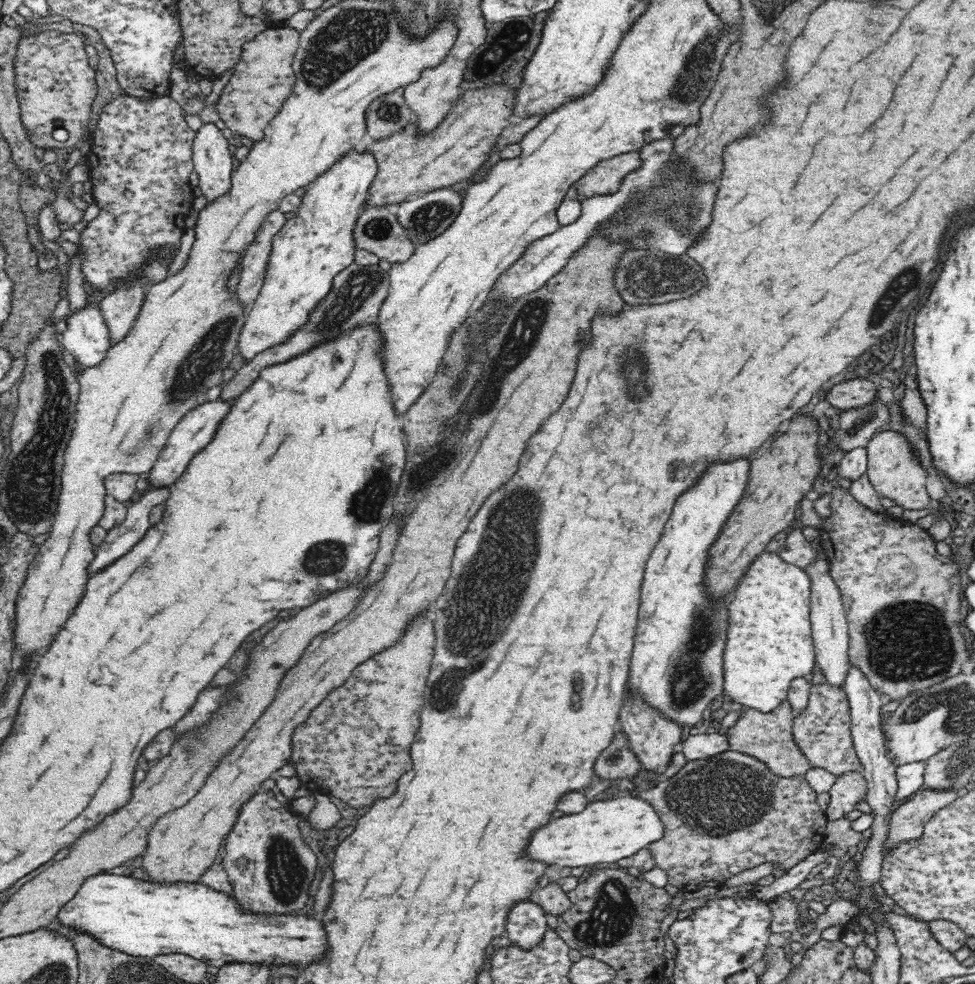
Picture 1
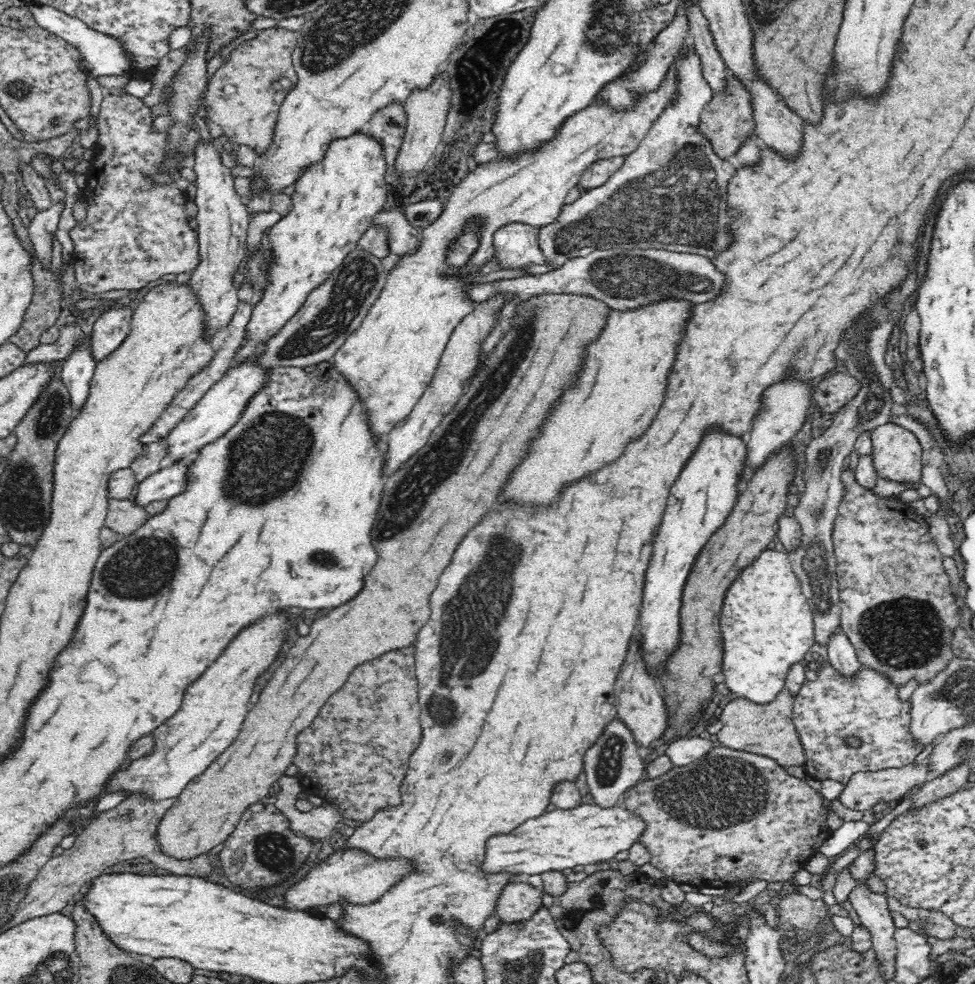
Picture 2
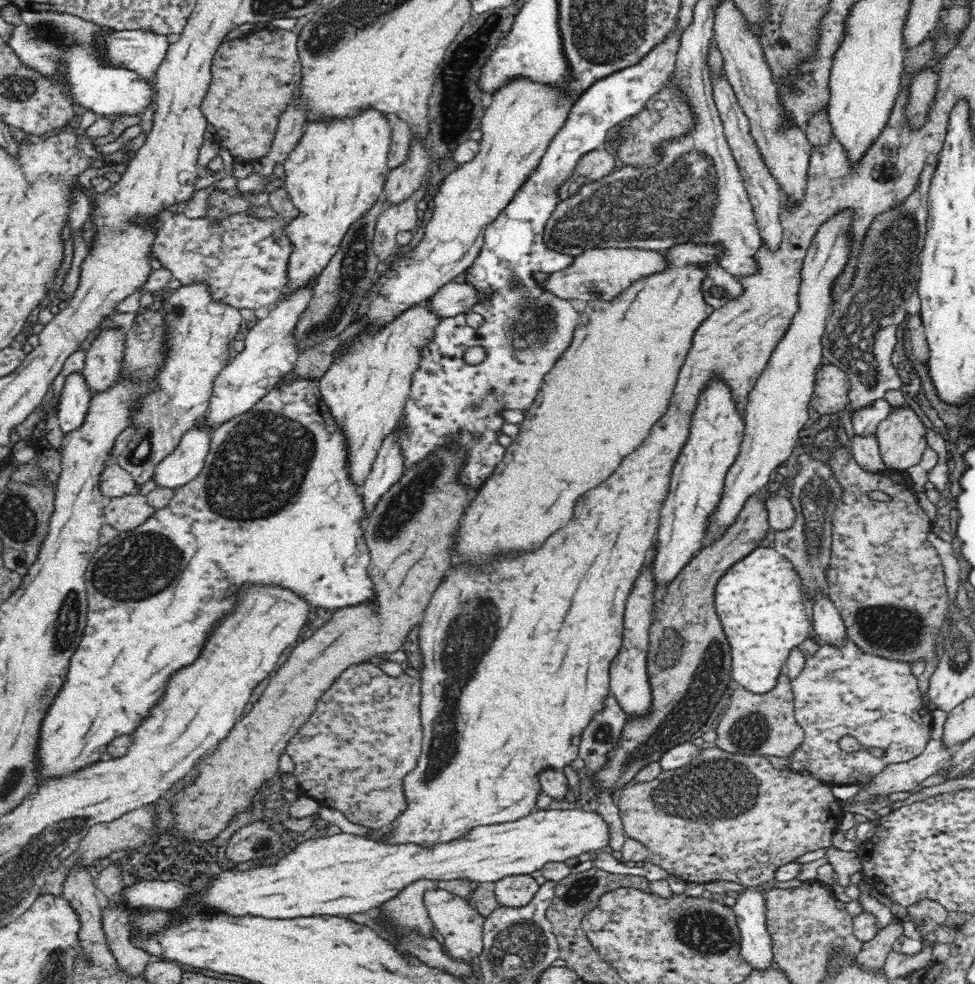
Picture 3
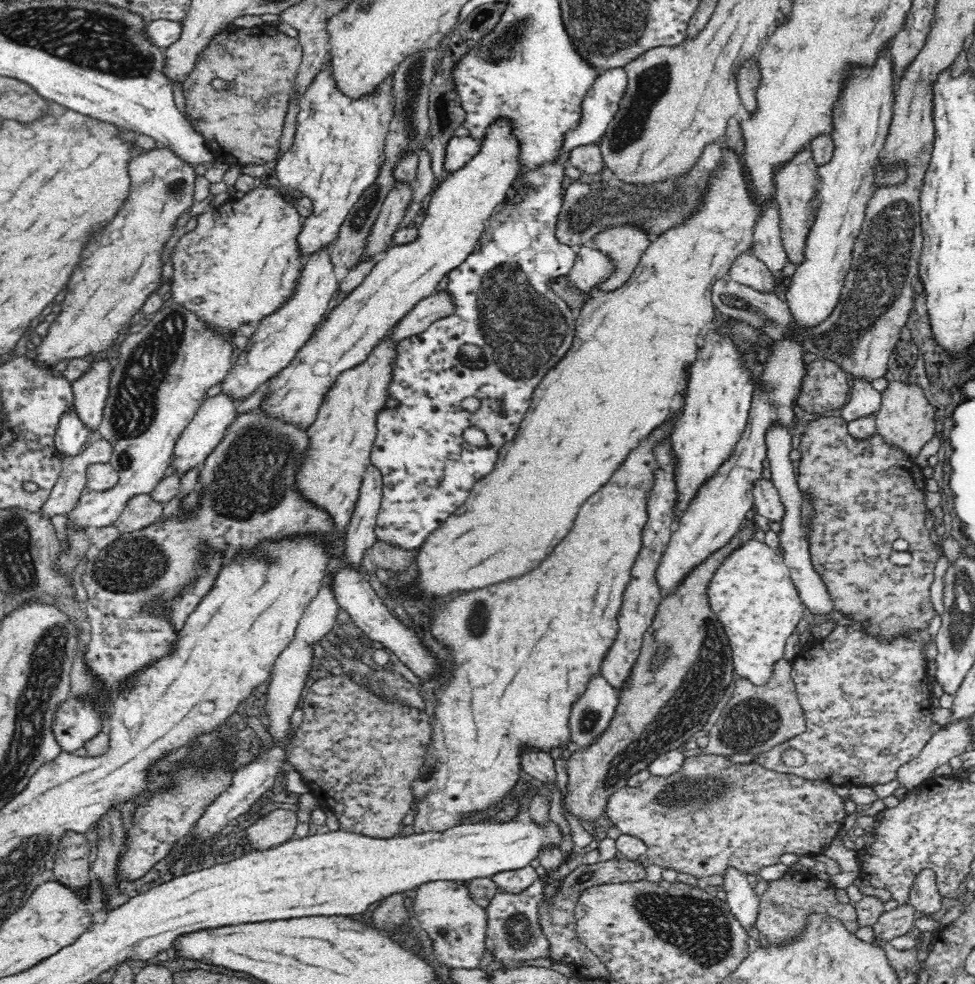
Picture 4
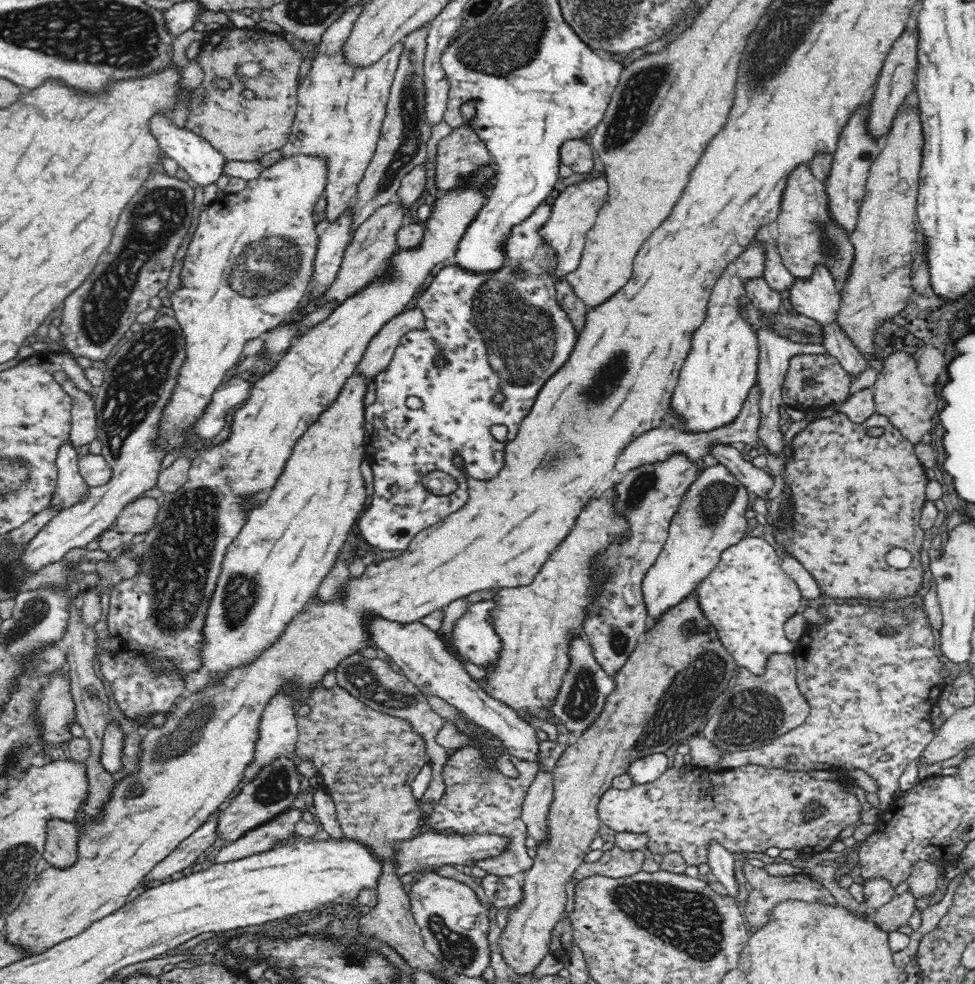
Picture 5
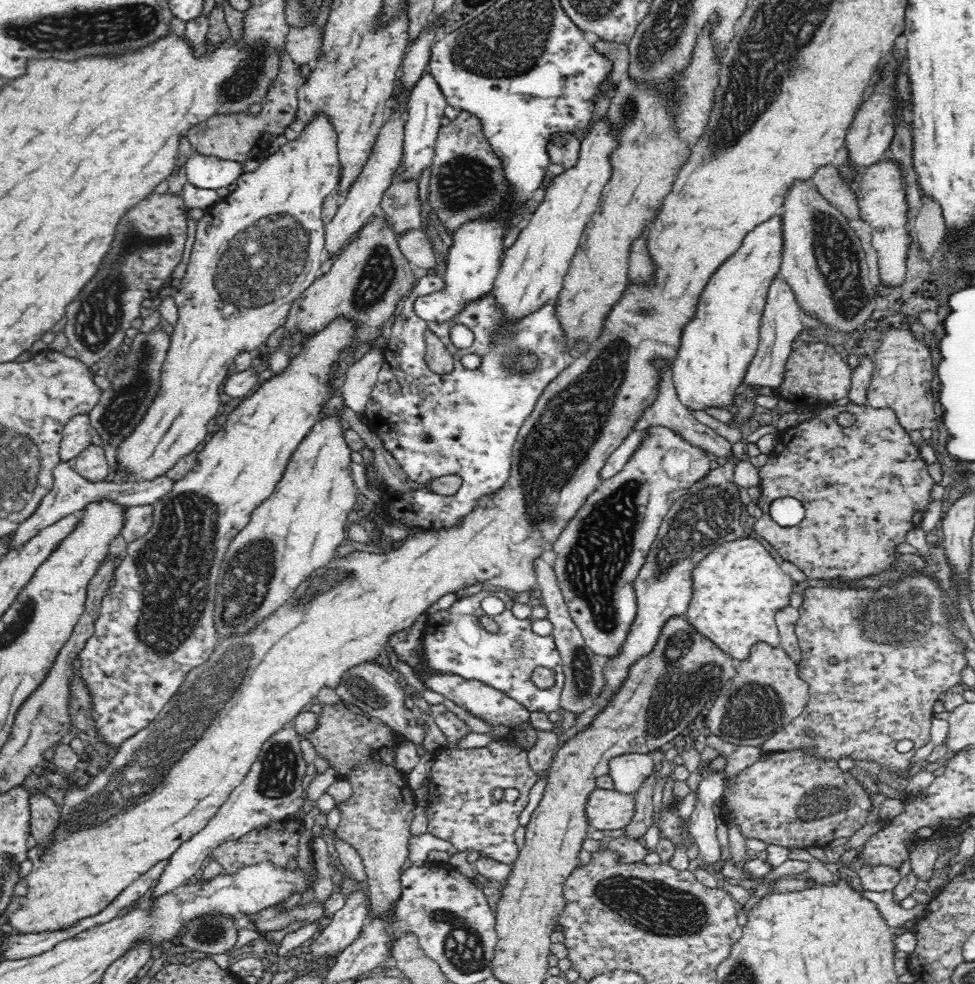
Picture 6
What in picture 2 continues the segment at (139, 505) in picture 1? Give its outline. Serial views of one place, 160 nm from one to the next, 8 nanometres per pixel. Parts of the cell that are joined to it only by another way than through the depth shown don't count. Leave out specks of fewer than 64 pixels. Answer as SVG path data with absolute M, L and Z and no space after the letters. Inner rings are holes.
M174 460L171 465L162 467L158 472L147 476L137 484L138 493L135 503L145 507L152 500L169 500L184 492L189 466L184 460Z

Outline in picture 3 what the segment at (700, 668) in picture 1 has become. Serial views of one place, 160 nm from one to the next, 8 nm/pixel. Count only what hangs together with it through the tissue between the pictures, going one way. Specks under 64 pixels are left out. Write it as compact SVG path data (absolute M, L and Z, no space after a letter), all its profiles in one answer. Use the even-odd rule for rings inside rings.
M712 380L702 390L702 394L698 398L698 408L694 410L694 416L690 422L692 424L690 424L688 440L686 440L686 444L684 444L684 448L682 448L682 452L680 452L680 456L672 468L670 494L662 506L662 512L660 512L662 524L658 526L656 532L655 548L657 553L653 560L653 573L657 584L660 586L666 586L668 582L672 582L674 576L678 576L678 572L699 552L700 546L704 546L704 542L706 542L706 520L716 510L716 506L722 498L724 478L730 465L734 462L734 458L738 456L745 429L742 410L738 410L737 405L734 404L730 388L722 380Z

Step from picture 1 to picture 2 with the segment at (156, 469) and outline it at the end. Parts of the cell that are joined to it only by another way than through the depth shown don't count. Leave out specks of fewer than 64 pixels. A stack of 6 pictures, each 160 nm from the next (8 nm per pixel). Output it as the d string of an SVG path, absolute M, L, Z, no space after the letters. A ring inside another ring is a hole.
M266 341L256 343L256 350L251 356L238 362L235 360L196 407L189 410L189 413L170 431L165 440L169 444L168 454L174 460L184 460L192 452L200 450L206 444L226 434L236 424L246 406L250 404L250 400L266 386L271 368L266 368L259 363L259 358L265 353L266 343Z

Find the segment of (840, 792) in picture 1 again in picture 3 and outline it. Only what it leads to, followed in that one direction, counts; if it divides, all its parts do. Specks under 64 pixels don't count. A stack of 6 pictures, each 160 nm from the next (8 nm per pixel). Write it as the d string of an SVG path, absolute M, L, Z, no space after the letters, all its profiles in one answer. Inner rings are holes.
M942 738L930 739L926 749L918 757L907 762L900 762L899 764L888 764L886 769L876 776L869 784L866 784L866 790L860 792L853 798L854 806L844 806L842 802L843 811L845 813L854 813L854 815L862 815L871 807L866 802L874 796L886 796L896 792L909 792L918 787L929 776L936 774L937 770L947 768L953 758L954 749L946 745Z

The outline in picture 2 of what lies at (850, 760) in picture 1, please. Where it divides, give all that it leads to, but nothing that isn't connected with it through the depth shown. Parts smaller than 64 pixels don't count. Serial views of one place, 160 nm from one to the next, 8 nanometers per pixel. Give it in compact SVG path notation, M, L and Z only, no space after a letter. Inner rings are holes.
M828 660L820 661L816 680L804 680L798 692L793 695L793 721L804 748L806 763L803 765L807 776L824 781L834 780L848 784L850 778L858 772L882 771L886 768L899 768L913 764L922 754L922 742L916 742L909 731L911 723L911 698L902 701L898 696L900 684L894 684L889 676L880 674L866 664L861 664L858 674L846 676L836 670ZM846 736L858 736L862 746L858 749L847 749L843 744Z

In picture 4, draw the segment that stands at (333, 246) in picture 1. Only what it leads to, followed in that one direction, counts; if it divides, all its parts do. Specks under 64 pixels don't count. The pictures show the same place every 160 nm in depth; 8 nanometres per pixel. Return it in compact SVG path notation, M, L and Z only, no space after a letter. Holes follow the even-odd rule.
M326 61L320 72L316 72L312 83L301 93L294 140L288 149L276 158L275 173L280 185L287 190L303 192L313 204L313 213L303 220L303 227L298 235L298 244L304 256L316 252L322 246L332 244L354 203L358 202L366 188L374 184L379 166L384 164L384 142L394 112L392 72L376 86L374 92L350 98L337 87L331 65L331 62Z

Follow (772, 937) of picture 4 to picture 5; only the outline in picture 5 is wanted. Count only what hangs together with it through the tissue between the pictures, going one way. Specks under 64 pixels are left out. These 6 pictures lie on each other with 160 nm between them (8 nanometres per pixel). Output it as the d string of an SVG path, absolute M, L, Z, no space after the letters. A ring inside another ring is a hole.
M748 862L743 864L742 871L747 883L752 887L744 904L743 916L748 925L756 926L756 928L760 928L764 925L764 922L770 920L770 910L780 900L807 900L808 902L823 902L824 904L837 903L830 891L822 884L812 880L807 874L800 873L784 877L771 876L766 872L766 869L754 867Z

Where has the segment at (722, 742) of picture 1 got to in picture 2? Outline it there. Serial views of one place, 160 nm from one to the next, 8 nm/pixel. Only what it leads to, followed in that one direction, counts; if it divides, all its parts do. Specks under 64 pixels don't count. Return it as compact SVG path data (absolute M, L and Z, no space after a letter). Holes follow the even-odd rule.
M688 736L672 741L666 749L665 756L674 767L687 766L703 758L712 749L714 746L712 746L710 739Z

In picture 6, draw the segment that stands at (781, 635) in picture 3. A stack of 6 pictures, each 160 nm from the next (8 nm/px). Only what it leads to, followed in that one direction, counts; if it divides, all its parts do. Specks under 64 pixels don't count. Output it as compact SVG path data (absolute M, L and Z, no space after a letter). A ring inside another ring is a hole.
M747 537L725 542L707 554L691 572L692 602L684 616L700 634L710 638L716 646L727 652L735 662L750 656L754 642L762 640L770 646L779 646L781 638L774 622L774 614L788 605L792 594L792 579L782 572L770 552L755 538Z

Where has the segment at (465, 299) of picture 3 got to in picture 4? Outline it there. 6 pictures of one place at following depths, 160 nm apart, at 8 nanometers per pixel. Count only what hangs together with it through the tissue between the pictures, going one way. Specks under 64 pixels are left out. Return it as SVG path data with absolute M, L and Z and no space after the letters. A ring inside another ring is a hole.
M447 292L433 293L420 300L418 304L402 317L386 336L398 344L400 341L425 332L438 318L448 316L452 312L451 297Z

